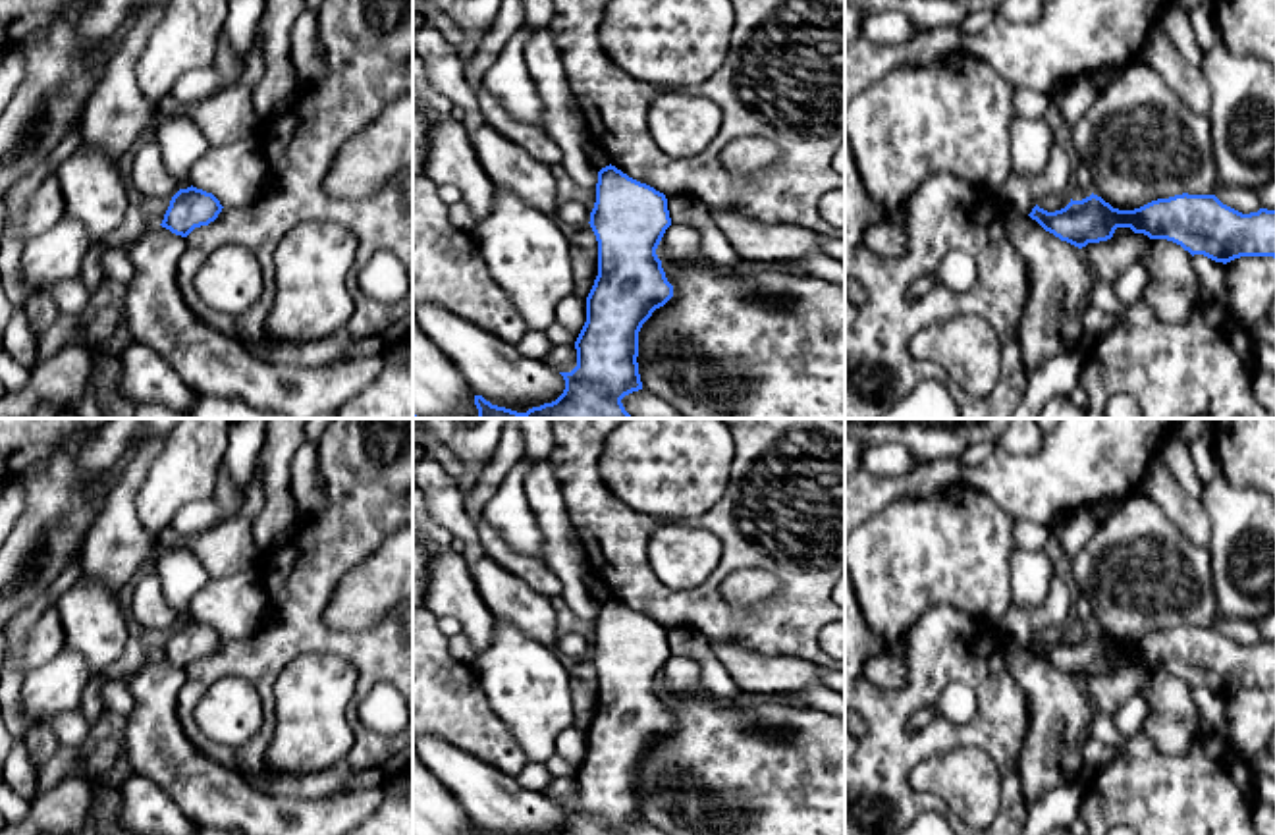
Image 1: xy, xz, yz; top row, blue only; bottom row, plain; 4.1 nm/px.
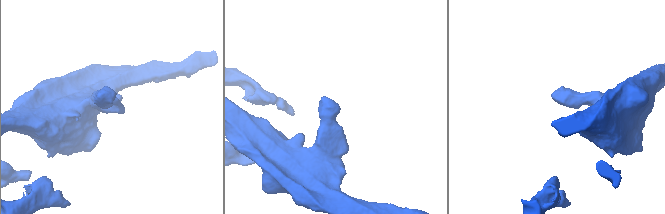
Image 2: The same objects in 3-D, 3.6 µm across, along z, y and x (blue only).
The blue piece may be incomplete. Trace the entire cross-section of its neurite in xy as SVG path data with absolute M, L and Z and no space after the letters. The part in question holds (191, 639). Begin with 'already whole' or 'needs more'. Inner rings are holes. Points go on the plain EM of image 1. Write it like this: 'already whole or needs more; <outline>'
already whole; M179 621L164 646L162 660L187 669L195 660L208 658L222 644L220 633L203 621Z

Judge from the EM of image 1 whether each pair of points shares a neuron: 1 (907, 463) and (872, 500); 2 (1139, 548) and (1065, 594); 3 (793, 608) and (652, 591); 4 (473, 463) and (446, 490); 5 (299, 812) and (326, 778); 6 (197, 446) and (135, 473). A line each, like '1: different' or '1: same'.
1: different
2: different
3: same
4: different
5: different
6: different

